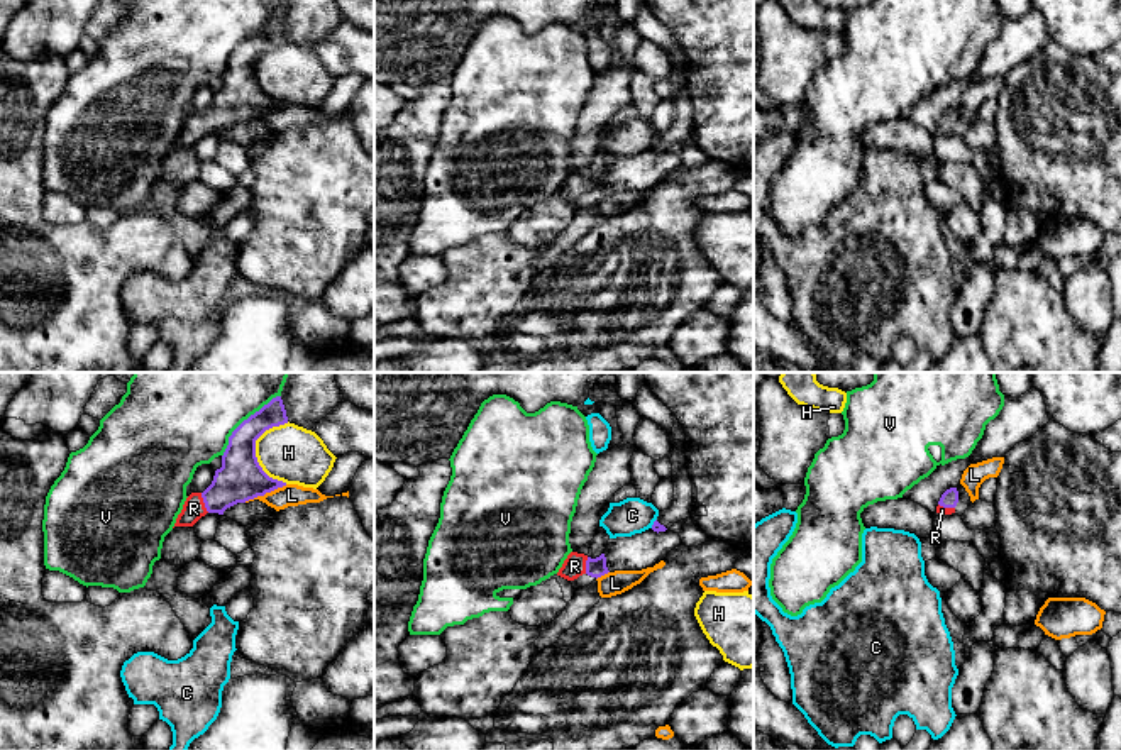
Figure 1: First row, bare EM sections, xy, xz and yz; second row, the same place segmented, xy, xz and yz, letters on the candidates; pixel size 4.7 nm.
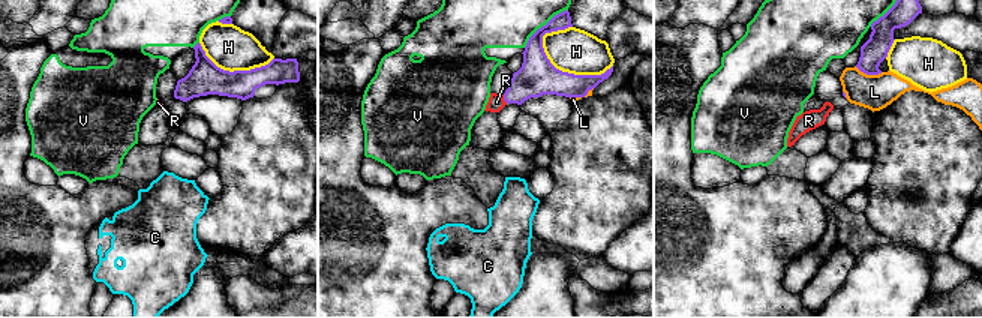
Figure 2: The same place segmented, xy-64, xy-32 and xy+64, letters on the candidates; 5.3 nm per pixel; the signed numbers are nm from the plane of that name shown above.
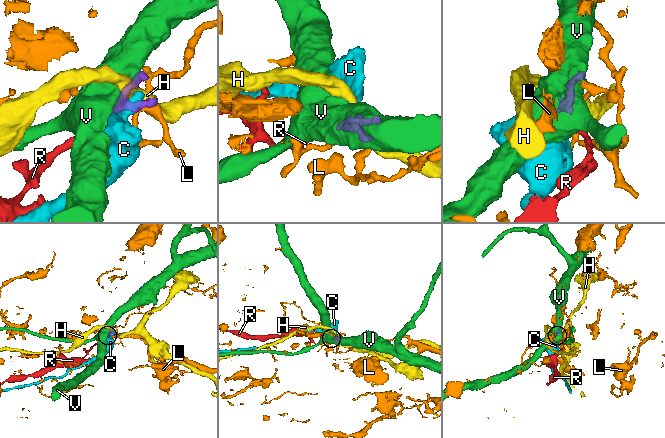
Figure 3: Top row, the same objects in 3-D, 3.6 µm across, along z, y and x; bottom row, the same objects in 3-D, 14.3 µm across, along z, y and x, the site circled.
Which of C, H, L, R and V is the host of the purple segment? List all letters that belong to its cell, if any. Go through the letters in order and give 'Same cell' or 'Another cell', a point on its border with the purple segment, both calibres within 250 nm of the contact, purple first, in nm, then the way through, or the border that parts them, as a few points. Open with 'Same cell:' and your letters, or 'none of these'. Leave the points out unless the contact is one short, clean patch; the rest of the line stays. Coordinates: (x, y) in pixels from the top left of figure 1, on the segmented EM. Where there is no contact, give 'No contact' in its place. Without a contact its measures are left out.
Same cell: R
C: Another cell. Touches purple at xz (654, 523). Thickness 50 nm (purple) against 170 nm. Boundary: xz (656, 518), (651, 527)
H: Another cell. Touches purple at xy (254, 452). Thickness 220 nm (purple) against 280 nm
L: Another cell. Touches purple at xy (265, 493). Thickness 220 nm (purple) against 110 nm. Boundary: xy (287, 485), (244, 501)
R: Same cell. Touches purple at xy (205, 503). Thickness 220 nm (purple) against 110 nm. Path across: xy (241, 478), (205, 503), (193, 508)
V: Another cell. Touches purple at xy (244, 420). Thickness 190 nm (purple) against 500 nm. Boundary: xy (280, 395), (251, 413), (232, 432), (222, 456)

